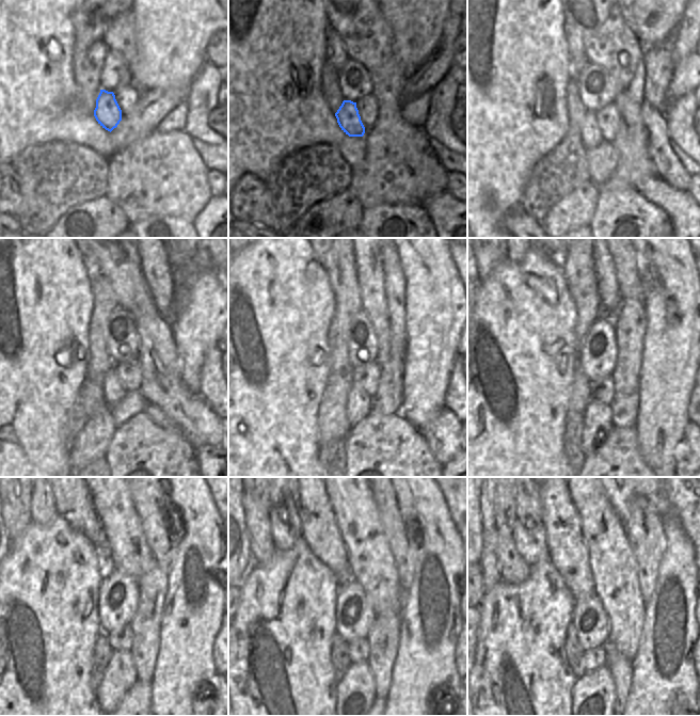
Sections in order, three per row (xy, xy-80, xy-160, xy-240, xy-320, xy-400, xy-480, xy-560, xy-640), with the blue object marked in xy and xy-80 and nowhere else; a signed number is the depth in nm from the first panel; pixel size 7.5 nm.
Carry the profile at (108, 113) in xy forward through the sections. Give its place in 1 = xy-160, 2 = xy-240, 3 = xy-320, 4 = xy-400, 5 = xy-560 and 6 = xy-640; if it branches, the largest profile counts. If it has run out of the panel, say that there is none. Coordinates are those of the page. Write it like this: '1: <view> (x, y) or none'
1: xy-160 (591, 136)
2: xy-240 (114, 392)
3: xy-320 (360, 404)
4: xy-400 (598, 416)
5: xy-560 (356, 690)
6: xy-640 (593, 694)

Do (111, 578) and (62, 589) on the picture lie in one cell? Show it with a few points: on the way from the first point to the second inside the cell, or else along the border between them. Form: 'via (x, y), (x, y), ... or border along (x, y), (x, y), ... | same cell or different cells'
border along (106, 571), (100, 582), (97, 605) | different cells

